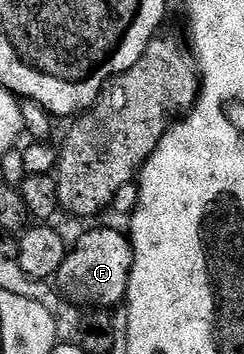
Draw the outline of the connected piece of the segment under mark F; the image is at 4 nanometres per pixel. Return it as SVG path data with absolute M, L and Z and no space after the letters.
M95 228L70 245L59 267L59 292L69 303L83 304L79 306L84 309L111 310L114 304L122 305L126 301L134 261L135 252L124 233L122 236L115 228Z

